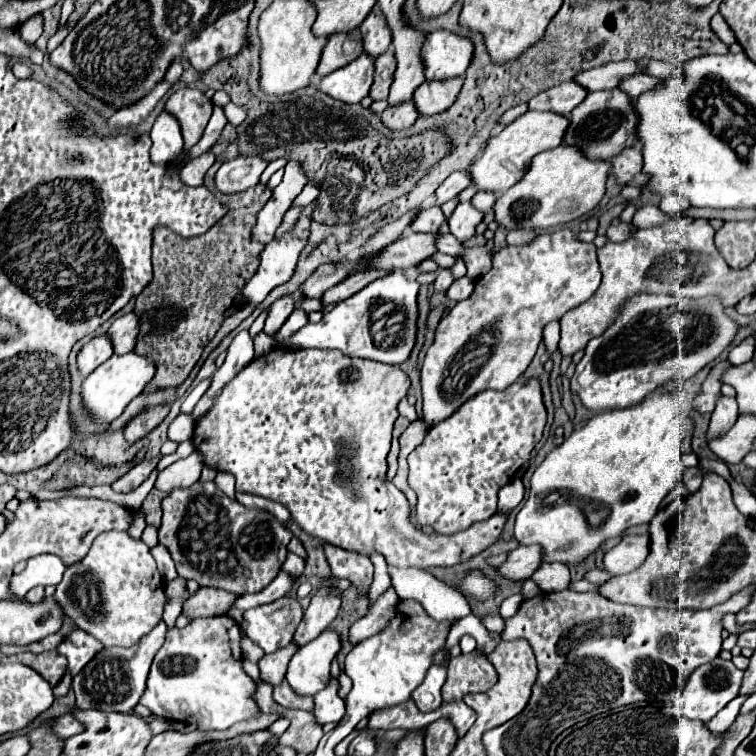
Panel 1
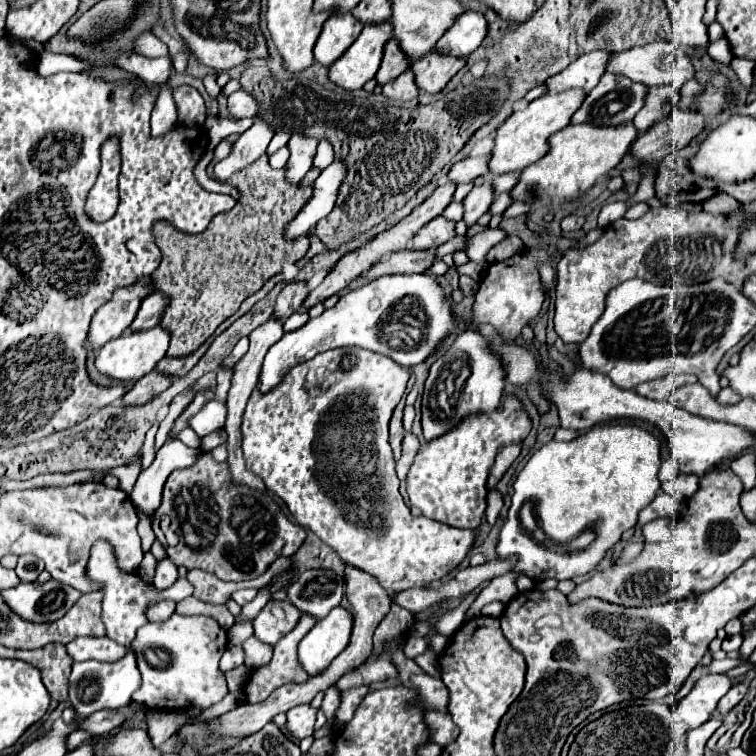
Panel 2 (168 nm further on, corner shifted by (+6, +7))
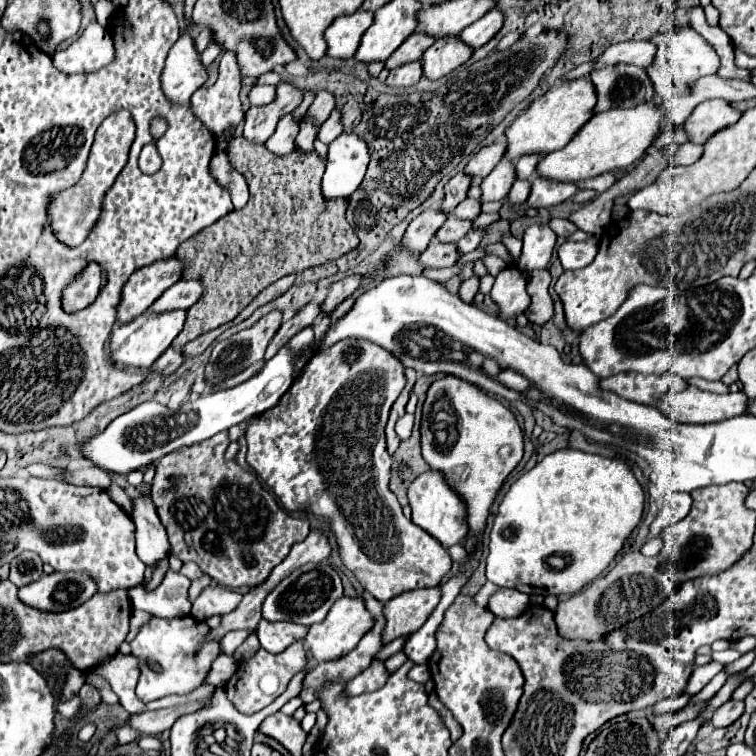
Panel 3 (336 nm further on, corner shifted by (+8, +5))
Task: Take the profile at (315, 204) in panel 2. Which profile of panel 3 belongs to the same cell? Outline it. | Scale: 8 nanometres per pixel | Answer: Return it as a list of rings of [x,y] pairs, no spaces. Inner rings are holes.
[[[343,131],[333,143],[329,143],[327,171],[323,175],[323,197],[349,197],[363,181],[369,165],[369,147],[365,147],[361,135]]]

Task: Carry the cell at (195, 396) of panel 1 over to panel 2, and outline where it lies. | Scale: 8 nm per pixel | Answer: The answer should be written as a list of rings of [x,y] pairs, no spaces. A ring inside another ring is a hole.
[[[154,423],[153,426],[149,429],[146,434],[144,445],[140,450],[142,455],[141,463],[143,469],[149,467],[155,458],[156,451],[154,450],[154,442],[158,427],[159,424]]]

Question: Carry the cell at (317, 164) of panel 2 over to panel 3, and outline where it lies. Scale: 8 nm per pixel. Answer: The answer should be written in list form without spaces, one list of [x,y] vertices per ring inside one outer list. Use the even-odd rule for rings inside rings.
[[[333,109],[331,115],[327,117],[327,121],[321,125],[321,131],[319,131],[319,139],[327,145],[331,143],[337,135],[341,135],[343,131],[343,123],[341,123],[341,111]]]

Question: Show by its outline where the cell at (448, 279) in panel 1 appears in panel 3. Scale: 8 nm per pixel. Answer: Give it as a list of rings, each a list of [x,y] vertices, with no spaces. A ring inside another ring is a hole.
[[[481,227],[481,229],[471,229],[459,243],[457,243],[457,247],[459,247],[459,251],[461,253],[469,253],[469,251],[473,251],[473,249],[477,249],[479,247],[479,243],[481,243],[481,239],[485,237],[485,233],[487,233],[487,227]]]

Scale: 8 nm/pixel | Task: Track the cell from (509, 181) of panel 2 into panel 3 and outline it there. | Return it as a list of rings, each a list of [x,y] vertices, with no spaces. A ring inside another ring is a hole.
[[[521,155],[521,159],[515,161],[515,167],[517,167],[517,177],[519,179],[529,179],[535,169],[537,169],[537,163],[541,161],[543,155]]]

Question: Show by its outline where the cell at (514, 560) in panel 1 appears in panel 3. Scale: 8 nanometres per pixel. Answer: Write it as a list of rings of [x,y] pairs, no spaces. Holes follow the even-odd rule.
[[[415,589],[383,605],[385,611],[385,631],[383,631],[383,645],[391,643],[397,637],[405,637],[415,633],[431,615],[441,599],[441,589]]]

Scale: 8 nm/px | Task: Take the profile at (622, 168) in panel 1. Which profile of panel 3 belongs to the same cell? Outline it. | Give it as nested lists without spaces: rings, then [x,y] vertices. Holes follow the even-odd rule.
[[[711,99],[697,105],[683,127],[687,129],[691,143],[705,143],[711,135],[715,135],[723,127],[737,123],[739,117],[741,111],[735,109],[733,105],[725,103],[723,99]]]

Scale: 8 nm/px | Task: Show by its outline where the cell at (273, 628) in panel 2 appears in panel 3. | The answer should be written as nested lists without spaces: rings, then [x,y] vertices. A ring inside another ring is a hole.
[[[261,621],[257,627],[257,637],[261,641],[261,647],[269,653],[285,651],[285,647],[293,645],[295,641],[303,641],[307,635],[307,627],[301,627],[297,623],[269,623]]]

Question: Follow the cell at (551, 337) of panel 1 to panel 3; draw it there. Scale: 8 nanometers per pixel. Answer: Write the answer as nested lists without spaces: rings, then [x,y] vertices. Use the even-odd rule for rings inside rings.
[[[535,223],[527,227],[523,237],[523,253],[517,262],[520,271],[546,269],[555,247],[555,233],[549,229],[547,223]]]

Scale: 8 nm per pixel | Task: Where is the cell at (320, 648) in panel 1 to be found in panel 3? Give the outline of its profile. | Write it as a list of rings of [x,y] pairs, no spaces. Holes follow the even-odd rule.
[[[343,595],[341,599],[337,599],[337,603],[333,603],[333,607],[329,609],[329,615],[321,623],[309,627],[305,643],[309,643],[311,655],[315,657],[315,661],[319,663],[333,661],[333,659],[339,659],[341,655],[347,655],[353,647],[357,647],[361,635],[365,635],[369,627],[373,627],[373,615],[369,615],[361,595],[359,597]]]

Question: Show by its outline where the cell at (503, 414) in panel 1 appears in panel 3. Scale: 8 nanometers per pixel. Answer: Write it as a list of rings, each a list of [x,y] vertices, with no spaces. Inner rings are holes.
[[[427,471],[421,477],[417,477],[409,487],[409,505],[413,509],[411,521],[433,535],[443,547],[451,547],[455,543],[461,543],[467,535],[465,525],[465,503],[461,497],[445,483],[443,475],[437,471]]]

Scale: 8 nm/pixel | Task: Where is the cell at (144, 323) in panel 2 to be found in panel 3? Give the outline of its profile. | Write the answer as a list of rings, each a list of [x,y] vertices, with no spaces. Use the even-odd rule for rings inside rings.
[[[181,279],[173,287],[169,287],[147,311],[155,313],[165,313],[173,309],[189,309],[193,303],[201,299],[205,293],[205,285],[199,283],[199,279]]]

